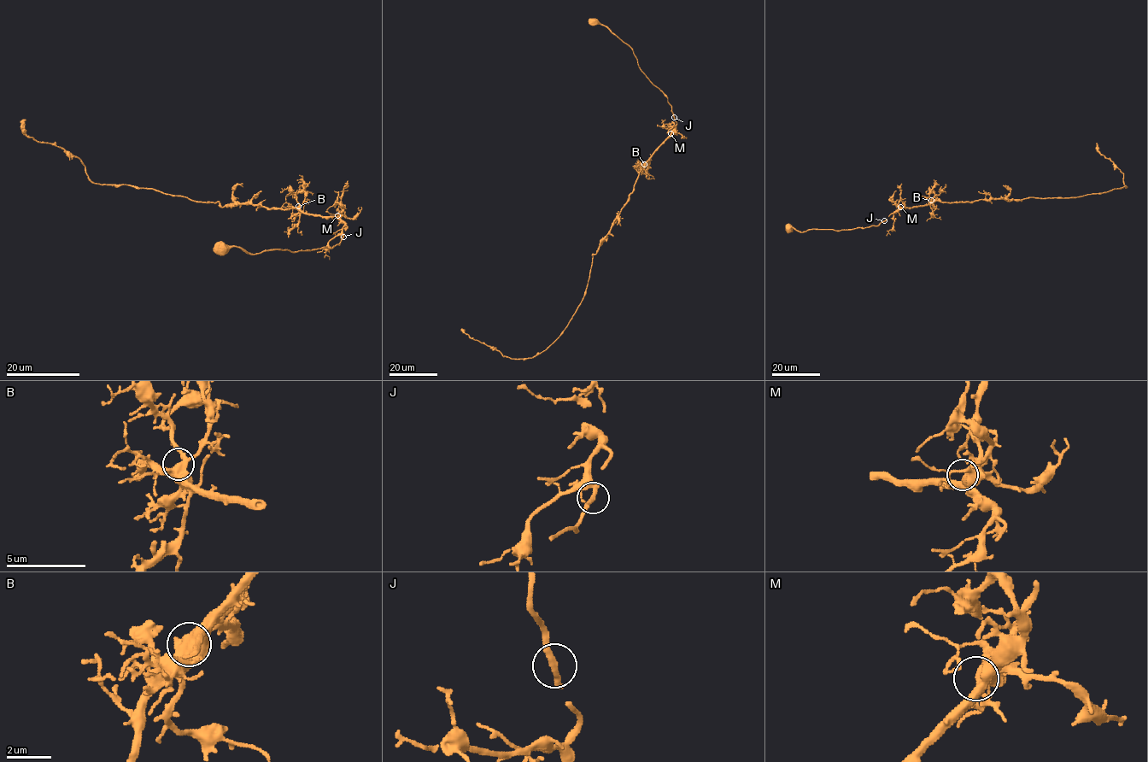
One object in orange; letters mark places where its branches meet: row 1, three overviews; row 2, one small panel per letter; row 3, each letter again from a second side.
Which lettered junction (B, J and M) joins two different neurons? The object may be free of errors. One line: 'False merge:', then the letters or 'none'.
False merge: none

